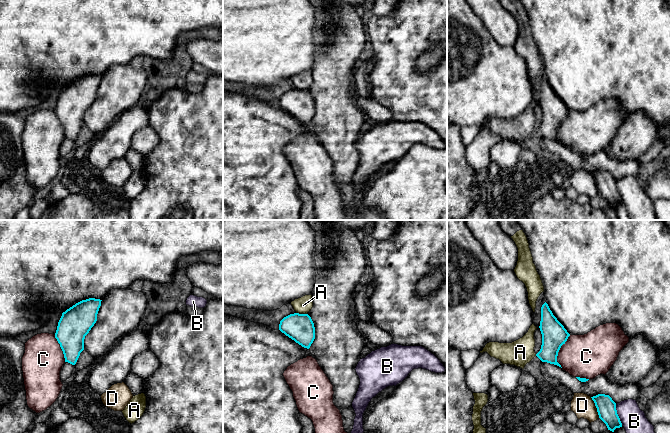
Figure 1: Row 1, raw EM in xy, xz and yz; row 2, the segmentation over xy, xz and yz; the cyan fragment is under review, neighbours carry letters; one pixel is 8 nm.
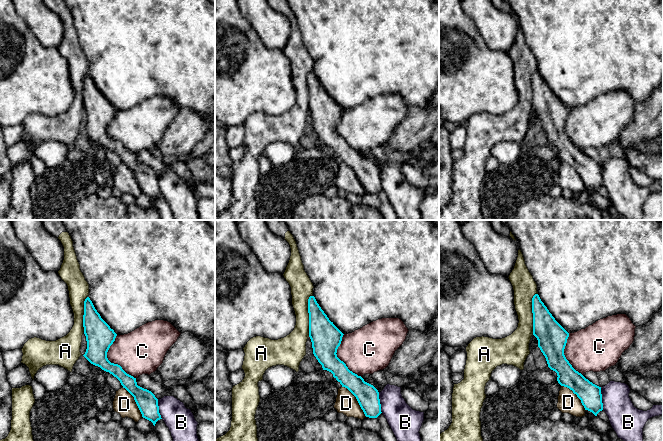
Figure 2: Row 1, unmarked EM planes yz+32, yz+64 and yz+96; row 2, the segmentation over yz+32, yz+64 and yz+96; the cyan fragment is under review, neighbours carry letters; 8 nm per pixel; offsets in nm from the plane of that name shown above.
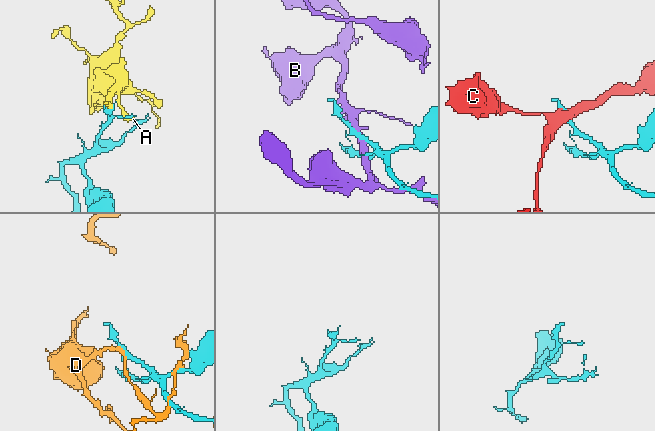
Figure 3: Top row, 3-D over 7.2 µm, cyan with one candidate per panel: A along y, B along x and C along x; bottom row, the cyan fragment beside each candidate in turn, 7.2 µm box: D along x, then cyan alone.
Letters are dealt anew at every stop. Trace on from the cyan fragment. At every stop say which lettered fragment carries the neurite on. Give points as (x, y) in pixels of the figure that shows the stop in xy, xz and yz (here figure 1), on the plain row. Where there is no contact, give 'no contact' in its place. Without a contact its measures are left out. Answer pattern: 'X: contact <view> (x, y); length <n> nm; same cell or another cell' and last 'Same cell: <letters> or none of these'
A: contact xz (301, 90); length 90 nm; another cell
B: contact yz (617, 191); length 190 nm; another cell
C: contact yz (558, 127); length 280 nm; another cell
D: contact yz (596, 183); length 180 nm; another cell
Same cell: none of these

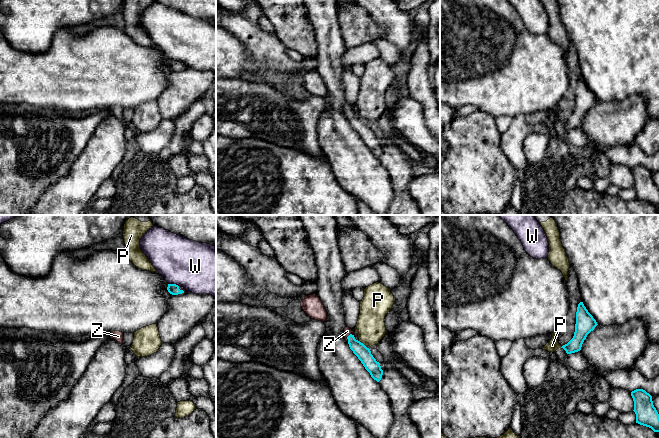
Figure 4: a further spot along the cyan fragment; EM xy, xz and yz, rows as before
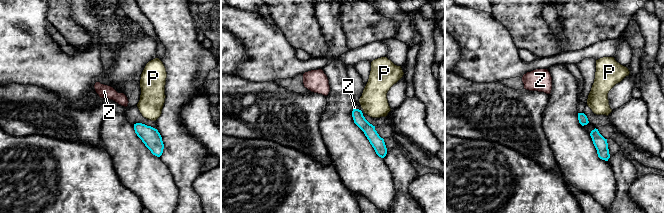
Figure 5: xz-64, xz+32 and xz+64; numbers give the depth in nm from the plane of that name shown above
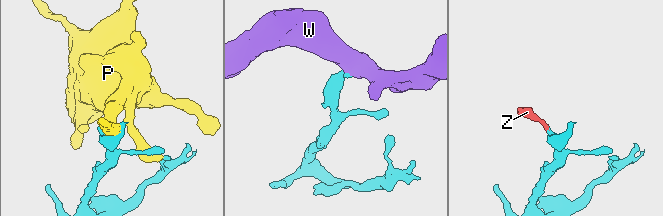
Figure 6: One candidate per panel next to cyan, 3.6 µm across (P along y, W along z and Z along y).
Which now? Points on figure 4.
P: contact xz (362, 119); length 60 nm; another cell
W: contact xy (174, 60); length 80 nm; another cell
Z: contact xz (347, 113); length 90 nm; same cell
Same cell: Z

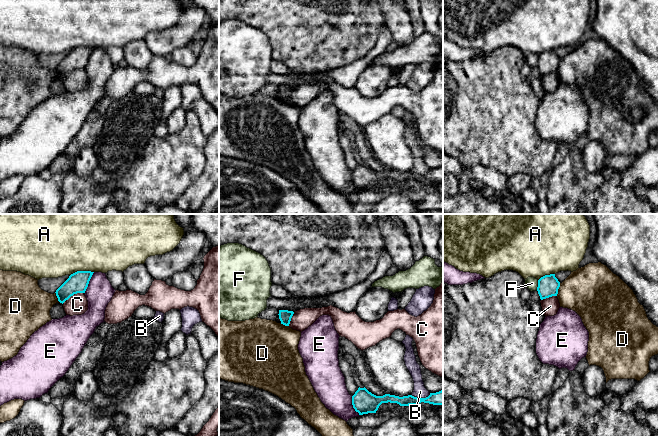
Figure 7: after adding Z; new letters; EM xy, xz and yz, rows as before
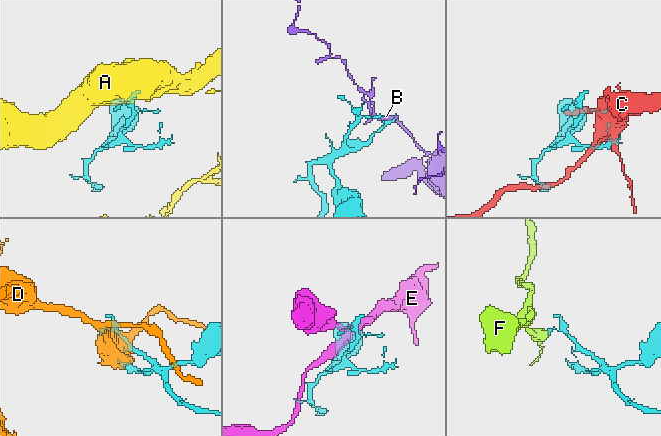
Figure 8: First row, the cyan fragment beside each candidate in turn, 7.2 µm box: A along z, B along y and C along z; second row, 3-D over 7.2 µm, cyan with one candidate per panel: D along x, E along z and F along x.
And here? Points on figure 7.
A: contact xy (81, 47); length 190 nm; another cell
B: contact xz (420, 174); length 160 nm; another cell
C: contact xy (72, 71); length 200 nm; another cell
D: contact yz (557, 65); length 110 nm; another cell
E: contact xy (88, 59); length 190 nm; another cell
F: contact yz (538, 61); length 80 nm; another cell
Same cell: none of these

